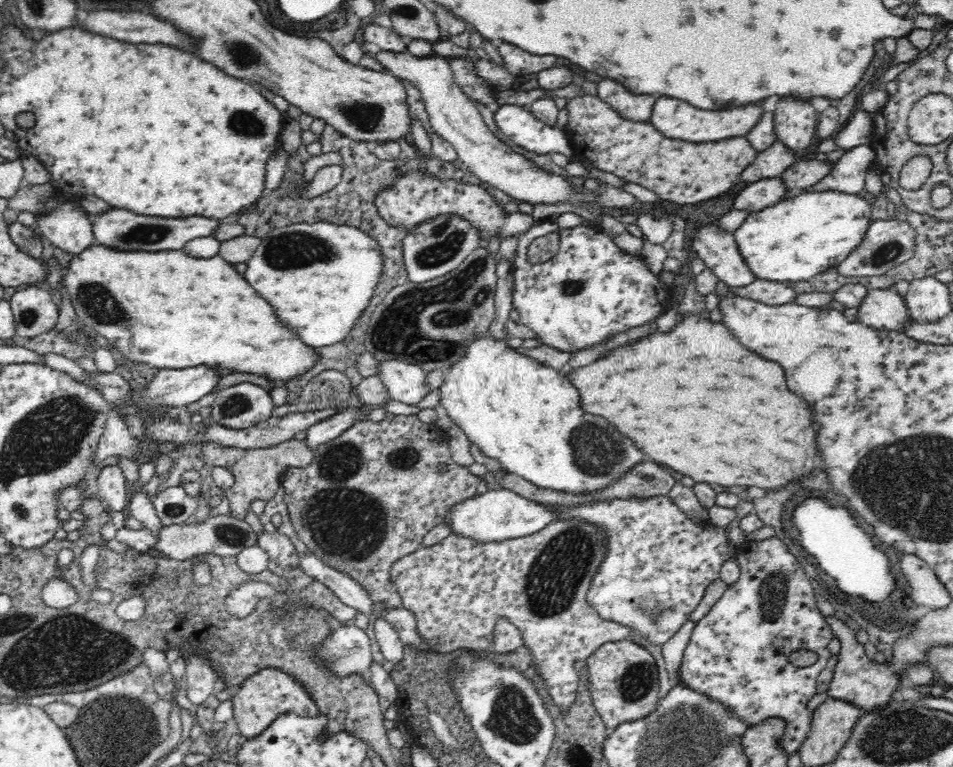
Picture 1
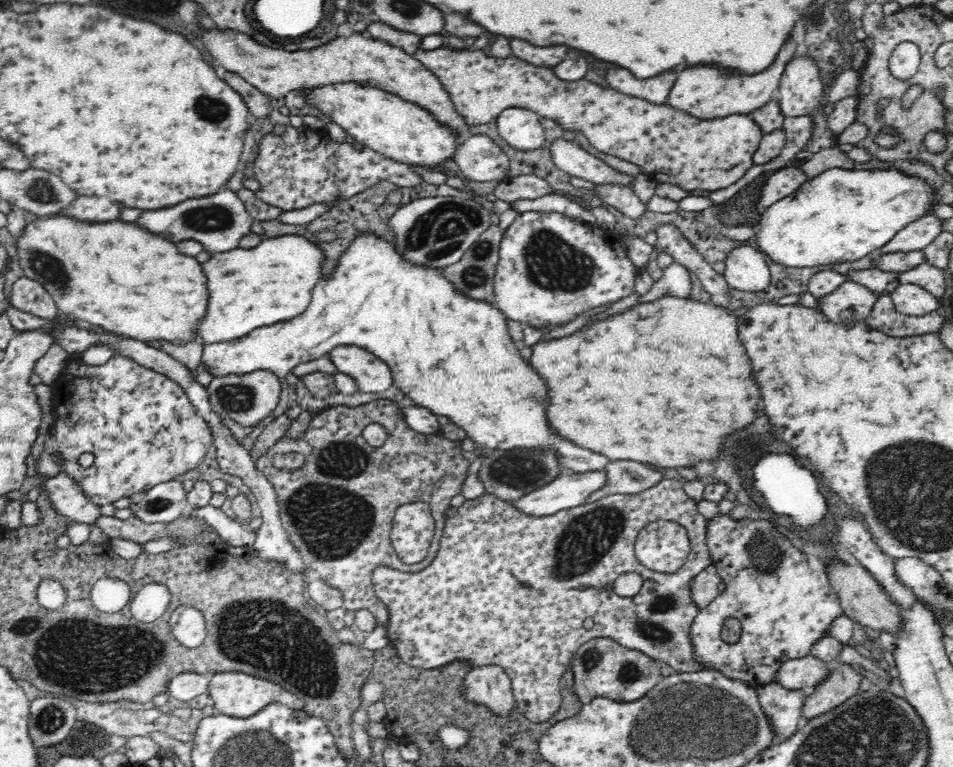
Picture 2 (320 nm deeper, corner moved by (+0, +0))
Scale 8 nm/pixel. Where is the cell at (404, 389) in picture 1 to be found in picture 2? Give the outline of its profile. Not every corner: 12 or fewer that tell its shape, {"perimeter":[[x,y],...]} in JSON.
{"perimeter":[[354,345],[328,355],[361,392],[394,388],[394,373],[378,355]]}

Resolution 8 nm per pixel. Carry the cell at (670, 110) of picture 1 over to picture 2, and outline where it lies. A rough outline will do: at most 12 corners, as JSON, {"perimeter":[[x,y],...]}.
{"perimeter":[[796,44],[754,76],[680,72],[667,105],[714,120],[773,100]]}

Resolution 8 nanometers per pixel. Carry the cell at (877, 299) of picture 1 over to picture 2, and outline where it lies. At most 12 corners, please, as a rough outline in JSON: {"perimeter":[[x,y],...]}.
{"perimeter":[[847,280],[820,298],[830,321],[850,324],[868,318],[878,297]]}

